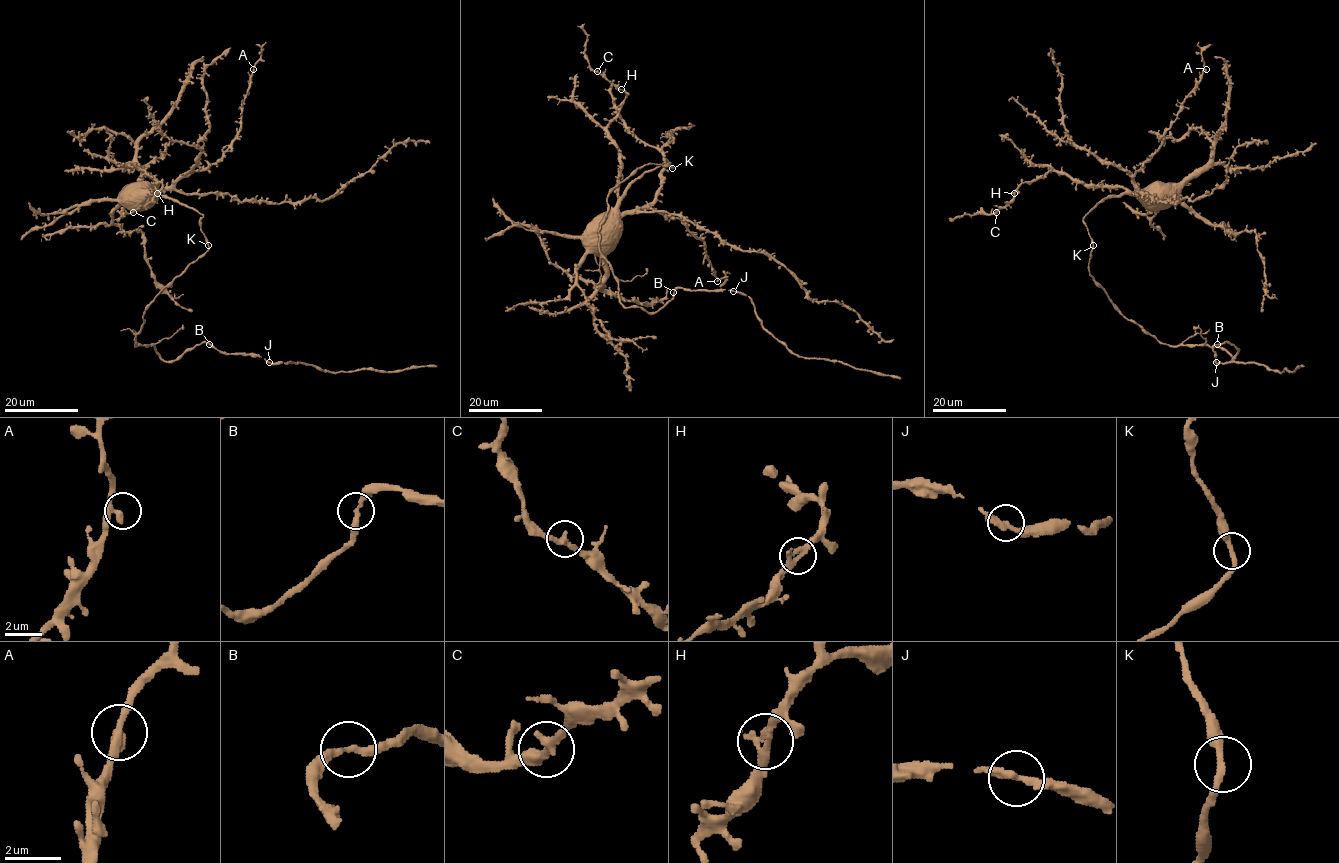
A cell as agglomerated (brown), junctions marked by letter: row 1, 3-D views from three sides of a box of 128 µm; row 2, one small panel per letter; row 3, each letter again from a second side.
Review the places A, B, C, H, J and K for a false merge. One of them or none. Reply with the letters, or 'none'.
none

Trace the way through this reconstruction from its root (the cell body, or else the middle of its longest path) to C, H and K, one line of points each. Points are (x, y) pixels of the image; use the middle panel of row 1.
C: (596, 225), (616, 205), (619, 152), (610, 139), (607, 125), (618, 114), (626, 96), (597, 71)
H: (596, 225), (616, 205), (618, 196), (619, 152), (610, 139), (607, 125), (618, 114), (626, 96), (621, 89)
K: (596, 225), (635, 180), (660, 166), (667, 160), (664, 158), (672, 168)

